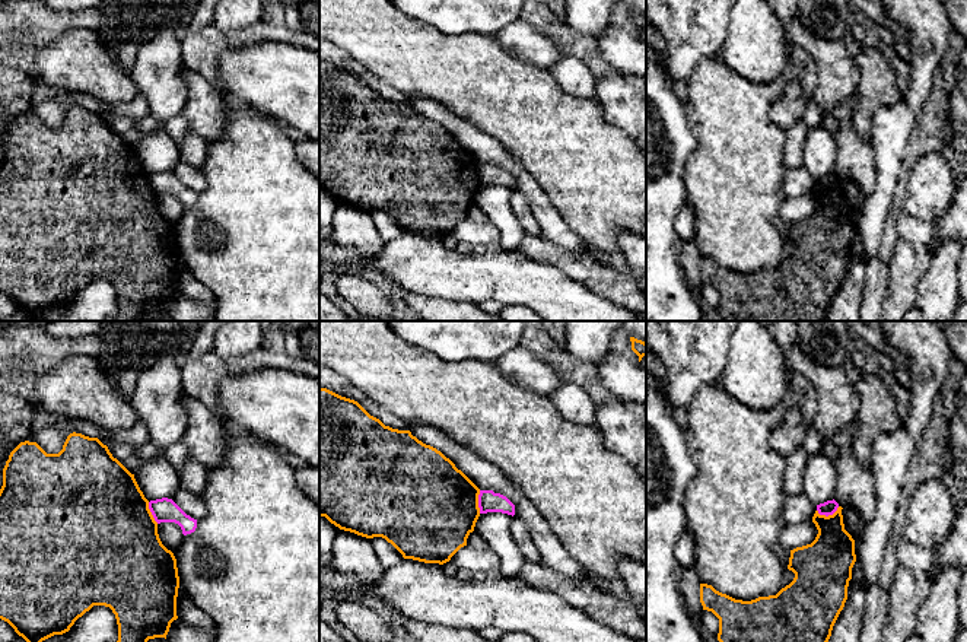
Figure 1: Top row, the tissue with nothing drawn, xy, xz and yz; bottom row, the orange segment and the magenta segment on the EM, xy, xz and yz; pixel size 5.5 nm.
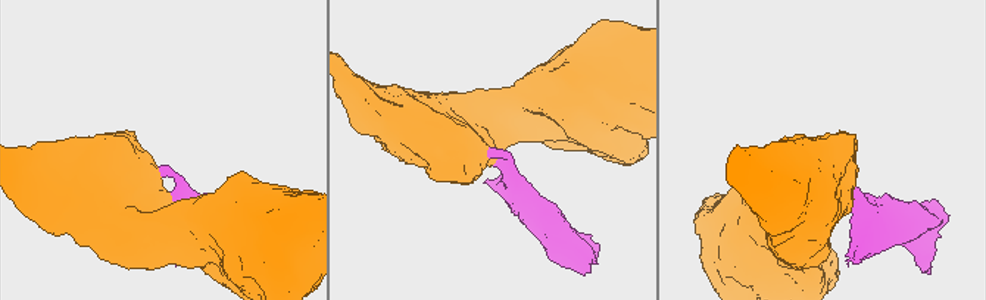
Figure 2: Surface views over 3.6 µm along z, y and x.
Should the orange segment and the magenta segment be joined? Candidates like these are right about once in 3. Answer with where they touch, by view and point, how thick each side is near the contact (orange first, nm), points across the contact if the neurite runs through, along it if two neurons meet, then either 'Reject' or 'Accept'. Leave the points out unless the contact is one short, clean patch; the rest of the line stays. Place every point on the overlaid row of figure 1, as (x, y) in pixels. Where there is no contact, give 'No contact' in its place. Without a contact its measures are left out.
Touches orange at yz (829, 515). Thickness 280 nm (orange) against 80 nm. Reject

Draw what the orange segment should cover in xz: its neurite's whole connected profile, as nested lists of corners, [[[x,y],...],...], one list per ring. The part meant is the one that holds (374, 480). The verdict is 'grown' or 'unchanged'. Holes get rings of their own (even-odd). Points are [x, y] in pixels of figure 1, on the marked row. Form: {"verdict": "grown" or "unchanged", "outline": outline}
{"verdict": "unchanged", "outline": [[[319,387],[319,517],[325,517],[340,530],[366,538],[382,537],[391,543],[404,559],[443,565],[449,562],[461,547],[467,546],[467,538],[474,531],[480,517],[478,495],[480,489],[440,451],[423,444],[413,436],[410,430],[398,430],[385,426],[379,419],[370,416],[357,401]]]}

